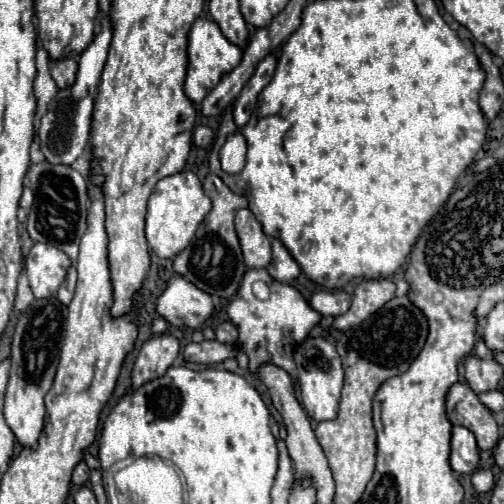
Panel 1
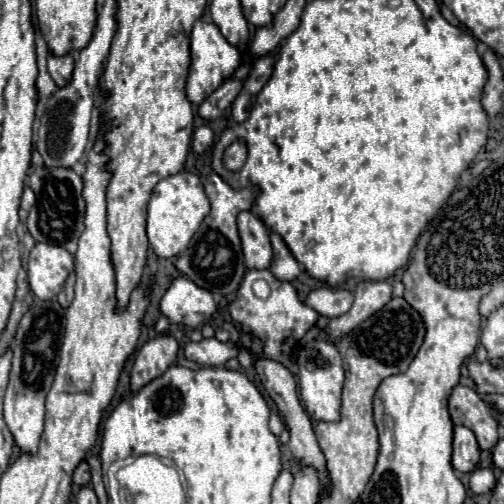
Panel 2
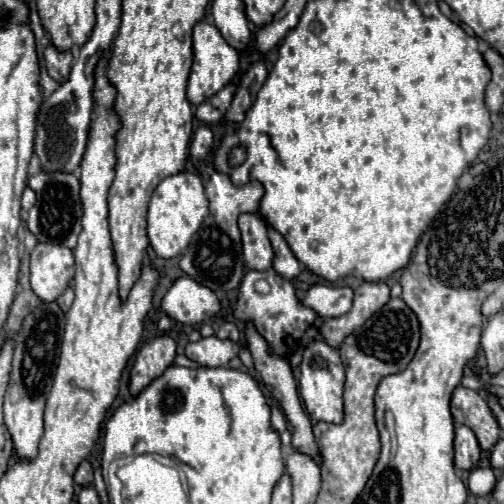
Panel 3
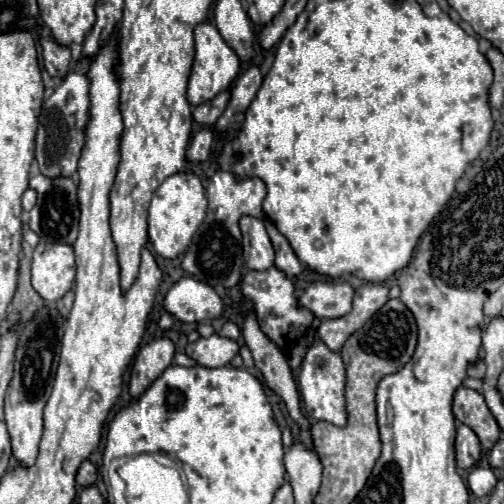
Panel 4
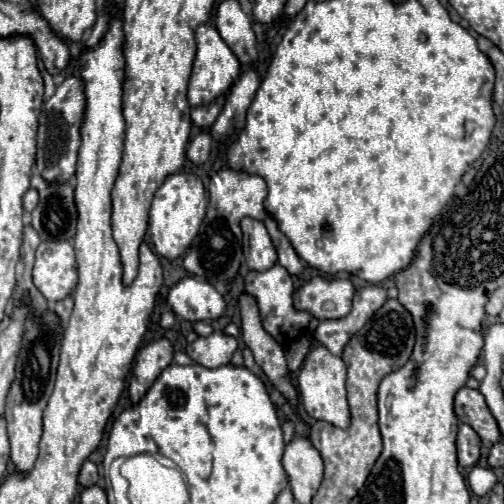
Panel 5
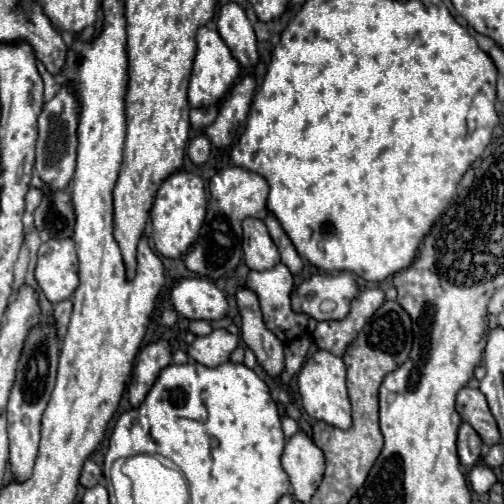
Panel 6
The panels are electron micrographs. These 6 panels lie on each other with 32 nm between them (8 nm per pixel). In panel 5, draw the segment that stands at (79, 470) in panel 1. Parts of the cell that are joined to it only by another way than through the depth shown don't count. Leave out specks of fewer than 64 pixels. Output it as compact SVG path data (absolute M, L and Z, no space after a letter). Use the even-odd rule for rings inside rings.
M86 460L86 462L82 464L82 468L80 468L78 484L80 484L80 486L84 486L84 488L88 488L88 486L98 484L98 480L100 480L100 474L98 474L96 464L92 464L90 460Z

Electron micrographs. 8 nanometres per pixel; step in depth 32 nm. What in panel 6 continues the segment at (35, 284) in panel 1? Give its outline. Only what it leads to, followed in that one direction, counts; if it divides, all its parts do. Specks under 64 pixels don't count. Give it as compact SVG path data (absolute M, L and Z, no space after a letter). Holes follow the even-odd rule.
M70 238L44 242L38 248L38 262L34 276L38 288L52 304L72 298L78 286L78 260L74 242Z

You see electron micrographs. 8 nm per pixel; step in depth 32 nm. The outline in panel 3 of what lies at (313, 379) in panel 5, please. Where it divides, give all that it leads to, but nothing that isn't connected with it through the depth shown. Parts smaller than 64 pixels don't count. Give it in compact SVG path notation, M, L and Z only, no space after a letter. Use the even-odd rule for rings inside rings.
M314 340L304 348L300 362L300 398L312 420L324 422L342 422L342 390L344 390L344 366L336 348L324 340Z

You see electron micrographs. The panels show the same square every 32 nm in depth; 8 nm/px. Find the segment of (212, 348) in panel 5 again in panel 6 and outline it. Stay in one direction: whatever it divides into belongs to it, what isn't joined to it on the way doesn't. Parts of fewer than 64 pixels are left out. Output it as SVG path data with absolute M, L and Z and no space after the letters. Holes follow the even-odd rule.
M214 330L208 336L198 336L188 346L188 356L198 364L208 368L216 368L230 360L230 354L238 346L238 336L230 334L228 330Z

